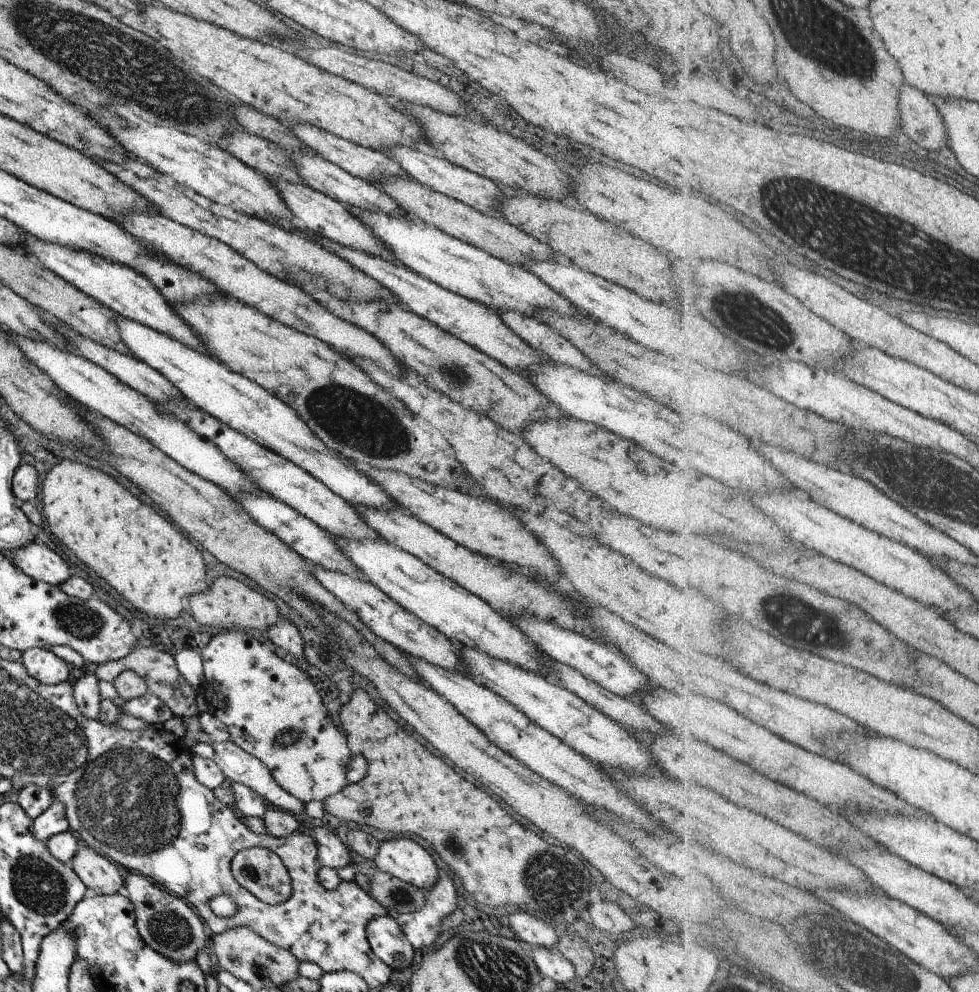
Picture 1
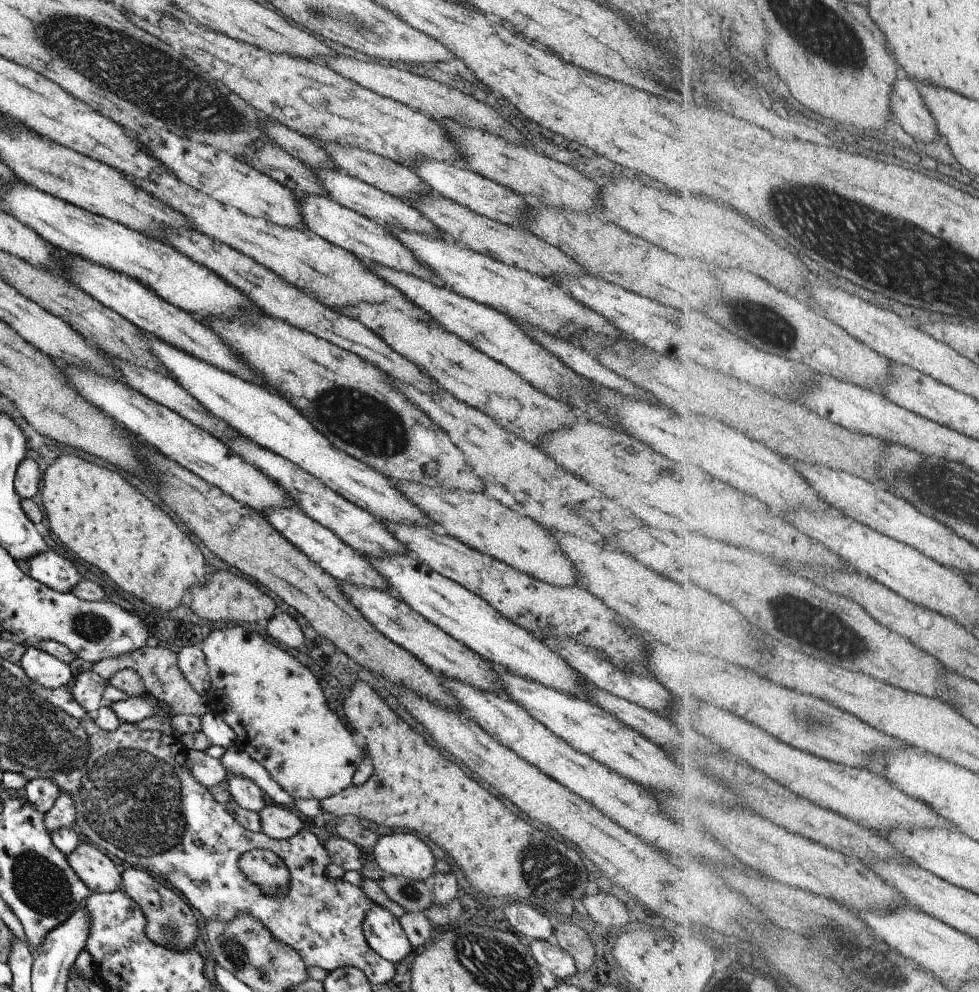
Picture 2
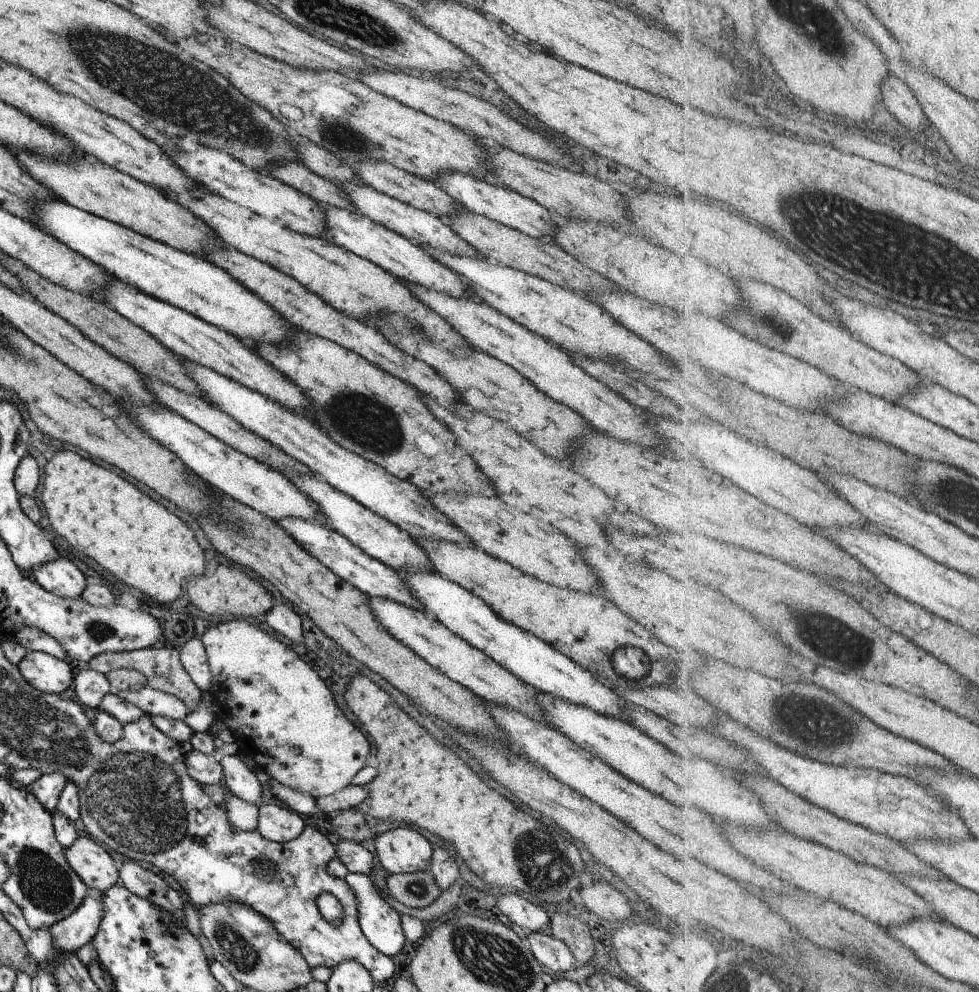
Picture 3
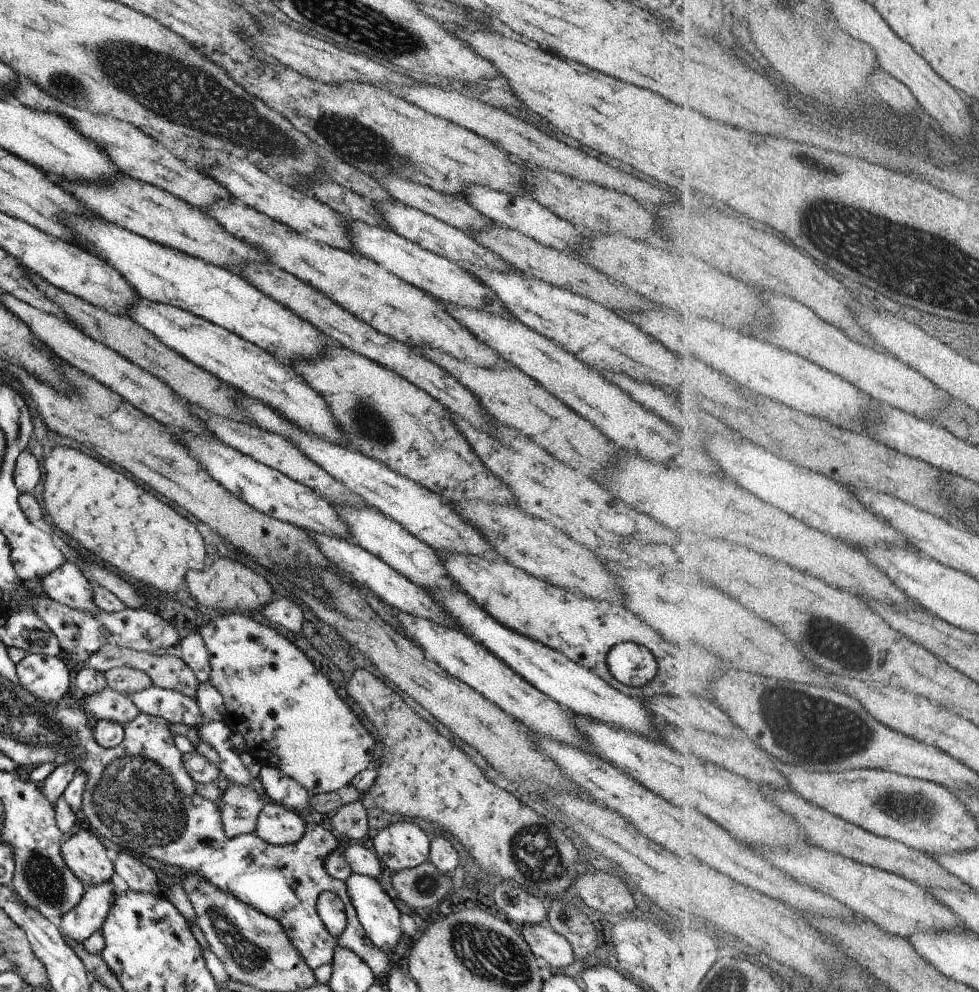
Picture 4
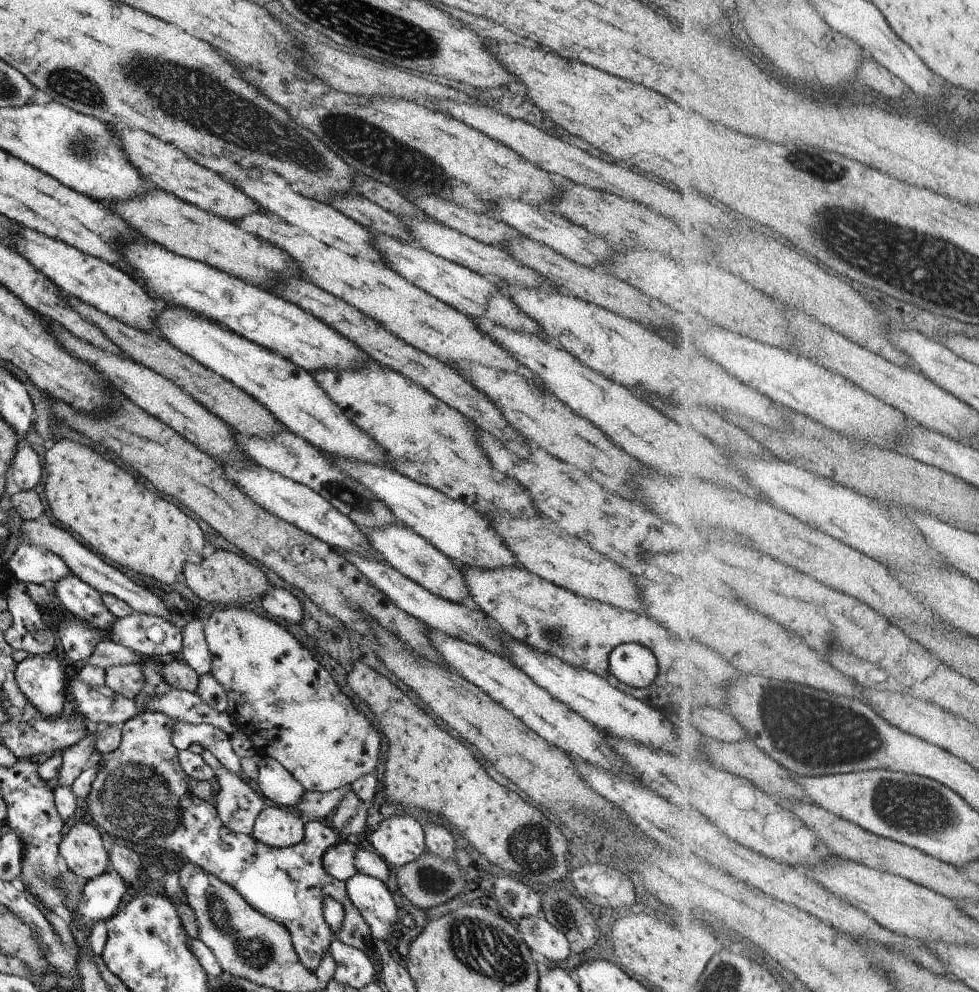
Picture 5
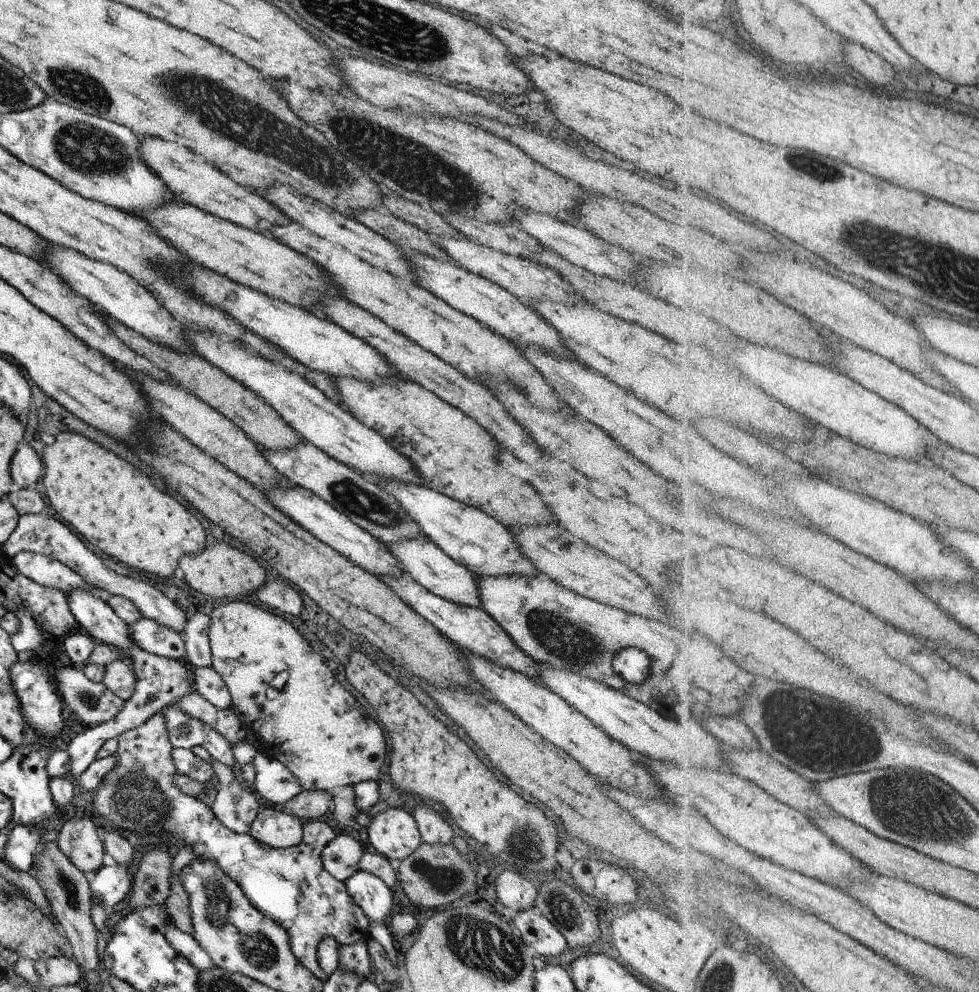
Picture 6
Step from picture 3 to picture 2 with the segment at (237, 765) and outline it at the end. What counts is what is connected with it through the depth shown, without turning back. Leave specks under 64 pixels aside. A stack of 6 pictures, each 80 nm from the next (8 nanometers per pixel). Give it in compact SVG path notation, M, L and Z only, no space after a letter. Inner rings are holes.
M225 774L227 780L227 792L231 796L231 804L236 804L245 811L258 813L264 807L262 791L249 780L249 778L237 774Z

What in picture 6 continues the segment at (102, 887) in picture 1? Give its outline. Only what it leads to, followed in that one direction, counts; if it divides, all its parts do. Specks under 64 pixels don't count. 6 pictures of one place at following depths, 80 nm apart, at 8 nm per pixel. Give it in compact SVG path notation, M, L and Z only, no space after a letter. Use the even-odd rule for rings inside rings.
M72 817L60 821L56 834L59 850L85 876L90 877L107 860L93 820Z

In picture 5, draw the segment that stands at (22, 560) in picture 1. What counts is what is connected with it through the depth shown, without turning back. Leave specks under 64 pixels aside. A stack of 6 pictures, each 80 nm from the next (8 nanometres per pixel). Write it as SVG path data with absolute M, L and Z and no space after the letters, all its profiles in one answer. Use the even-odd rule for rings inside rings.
M69 574L56 583L51 583L49 586L54 590L60 605L67 615L73 616L73 618L79 621L84 621L98 631L108 631L112 627L114 616L103 604L100 594L96 590L93 590L88 584L81 582L75 575Z

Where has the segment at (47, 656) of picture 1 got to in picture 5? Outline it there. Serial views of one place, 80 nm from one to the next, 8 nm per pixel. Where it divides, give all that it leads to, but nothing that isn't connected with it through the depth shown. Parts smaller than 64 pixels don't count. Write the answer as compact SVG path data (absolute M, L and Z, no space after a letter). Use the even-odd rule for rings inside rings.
M31 655L14 668L17 688L46 721L61 713L67 676L60 664L47 656Z

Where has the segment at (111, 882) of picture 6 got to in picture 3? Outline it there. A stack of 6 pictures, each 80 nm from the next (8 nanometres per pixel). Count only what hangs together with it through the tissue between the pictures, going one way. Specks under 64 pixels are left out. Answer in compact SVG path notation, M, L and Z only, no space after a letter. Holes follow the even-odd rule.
M101 895L97 896L97 898L87 896L72 914L69 914L67 918L63 918L63 920L59 922L55 922L55 924L49 928L53 948L57 948L59 952L69 952L69 954L73 952L73 954L75 954L81 946L87 944L87 942L91 941L91 938L95 936L99 920L101 920Z

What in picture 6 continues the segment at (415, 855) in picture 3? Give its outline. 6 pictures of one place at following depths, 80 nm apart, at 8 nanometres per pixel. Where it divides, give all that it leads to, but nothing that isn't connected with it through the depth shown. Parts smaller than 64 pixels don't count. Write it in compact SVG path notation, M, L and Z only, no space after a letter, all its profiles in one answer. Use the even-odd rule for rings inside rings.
M388 807L376 813L366 831L375 852L394 864L409 856L422 842L412 814L401 807Z

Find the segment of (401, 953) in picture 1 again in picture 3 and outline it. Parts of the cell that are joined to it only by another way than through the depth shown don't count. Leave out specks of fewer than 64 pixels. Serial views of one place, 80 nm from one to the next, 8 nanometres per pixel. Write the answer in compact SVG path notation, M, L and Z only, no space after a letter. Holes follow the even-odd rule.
M348 873L342 880L345 880L347 886L353 890L354 900L356 901L356 920L361 933L369 942L369 945L375 948L375 951L385 957L392 958L402 950L406 940L401 931L400 916L379 896L378 888L369 880L367 875Z

